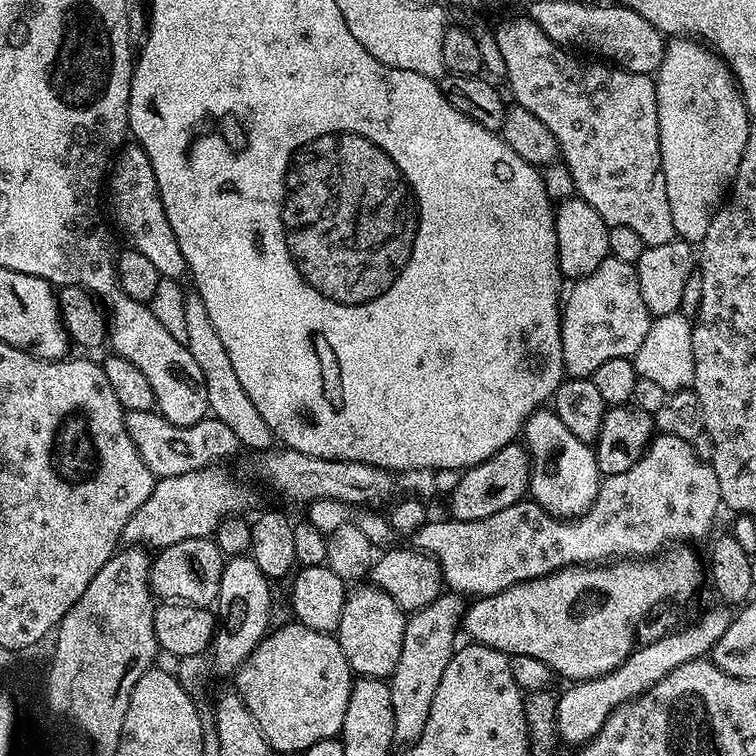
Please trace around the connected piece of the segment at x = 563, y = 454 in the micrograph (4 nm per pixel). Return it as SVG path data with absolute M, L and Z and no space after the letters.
M537 410L524 424L522 443L532 459L528 490L531 499L552 516L561 520L575 520L583 516L594 502L600 489L601 475L596 461L595 447L570 434L562 418L554 410Z

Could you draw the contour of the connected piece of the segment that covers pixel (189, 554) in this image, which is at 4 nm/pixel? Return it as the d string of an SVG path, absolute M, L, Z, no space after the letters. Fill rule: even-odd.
M207 536L186 538L186 542L174 542L174 546L159 549L151 561L148 573L153 597L177 606L208 608L215 605L225 561L226 556L220 552L215 539Z

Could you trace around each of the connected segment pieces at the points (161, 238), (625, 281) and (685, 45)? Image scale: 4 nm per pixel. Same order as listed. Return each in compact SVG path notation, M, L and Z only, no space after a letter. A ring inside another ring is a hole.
M128 142L117 151L110 165L106 192L112 195L112 216L124 231L130 247L148 259L161 278L179 281L180 275L183 277L187 273L188 263L174 238L174 230L170 230L158 190L158 178L154 178L154 166L150 166L150 158L146 158L146 150L142 150L139 144Z
M610 254L598 270L579 277L573 284L576 285L569 292L567 289L560 313L565 373L572 378L588 378L610 358L635 357L654 319L646 310L646 302L642 302L635 267Z
M672 38L667 41L664 57L654 73L656 82L656 106L658 108L658 146L662 154L662 174L666 178L666 198L670 198L670 218L674 221L674 230L677 237L686 241L687 244L698 246L706 238L706 230L710 230L714 213L711 208L719 202L720 199L725 199L726 193L732 187L732 181L736 179L736 171L742 162L742 154L748 145L748 137L750 129L750 117L748 115L748 107L744 105L744 96L740 93L740 88L736 85L736 79L732 77L732 72L728 65L724 63L724 59L714 51L709 45L701 42L696 38Z

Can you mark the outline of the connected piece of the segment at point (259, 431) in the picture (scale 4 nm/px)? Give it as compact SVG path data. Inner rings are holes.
M192 290L185 295L184 313L186 314L184 343L188 345L190 358L198 362L198 370L202 370L202 378L206 382L209 413L215 419L226 422L226 426L234 430L234 438L238 438L245 449L247 447L260 448L259 450L271 449L274 437L270 426L266 426L266 418L258 414L258 406L250 402L250 394L242 390L242 382L238 382L238 374L234 374L234 362L230 362L226 346L222 346L222 338L218 338L218 330L214 330L214 322L210 322L210 314L206 314L206 302L202 302L199 292Z

